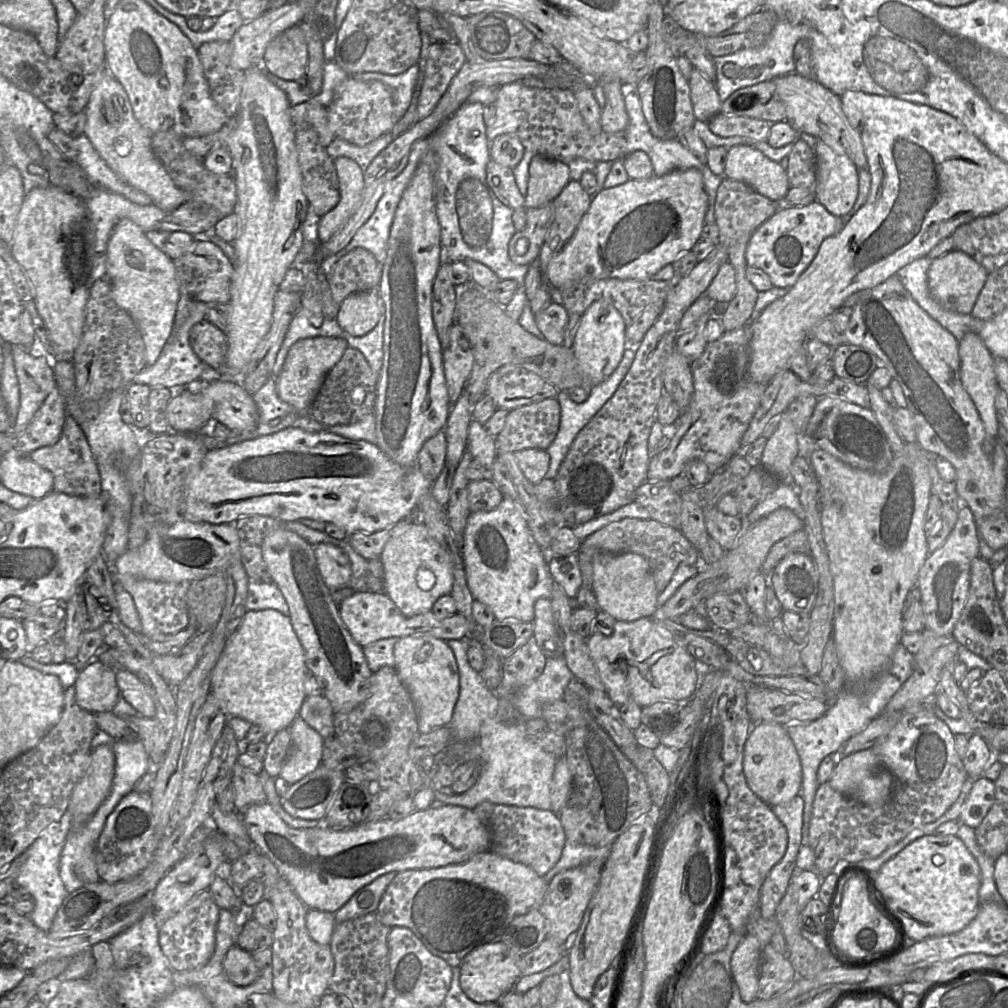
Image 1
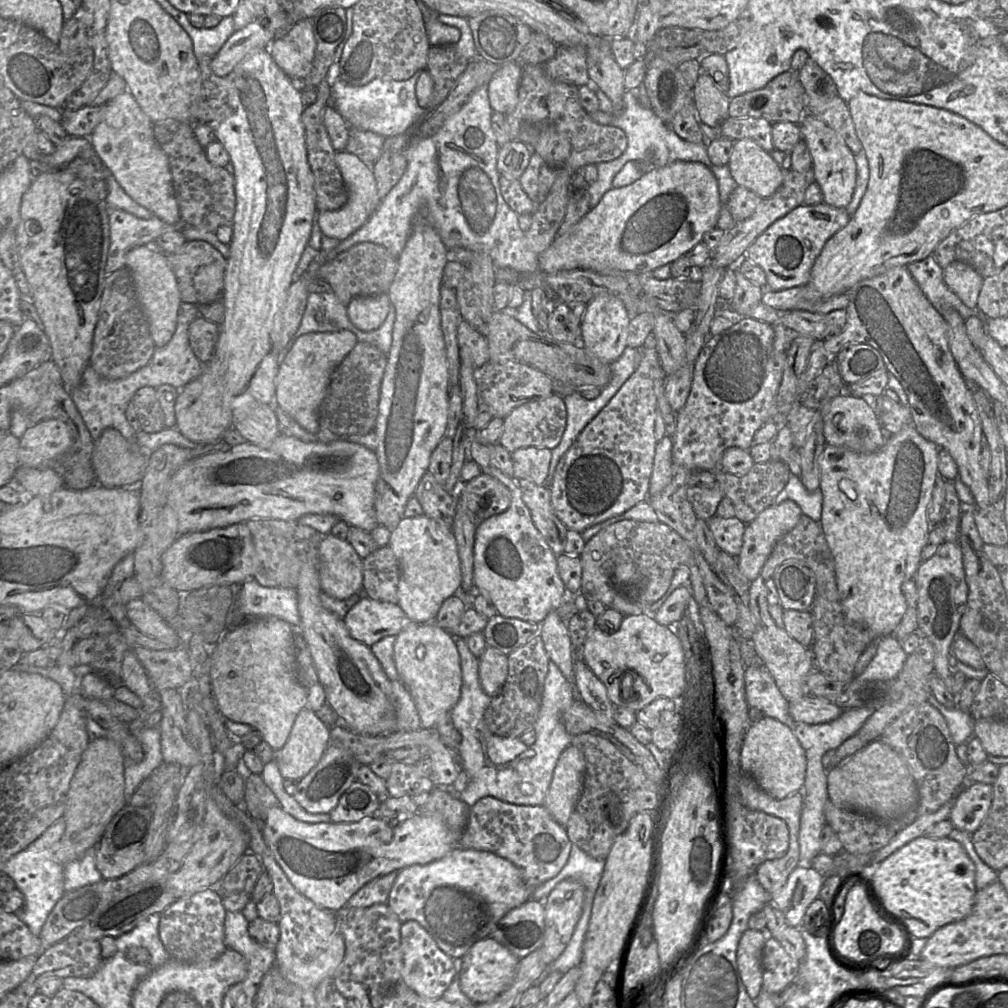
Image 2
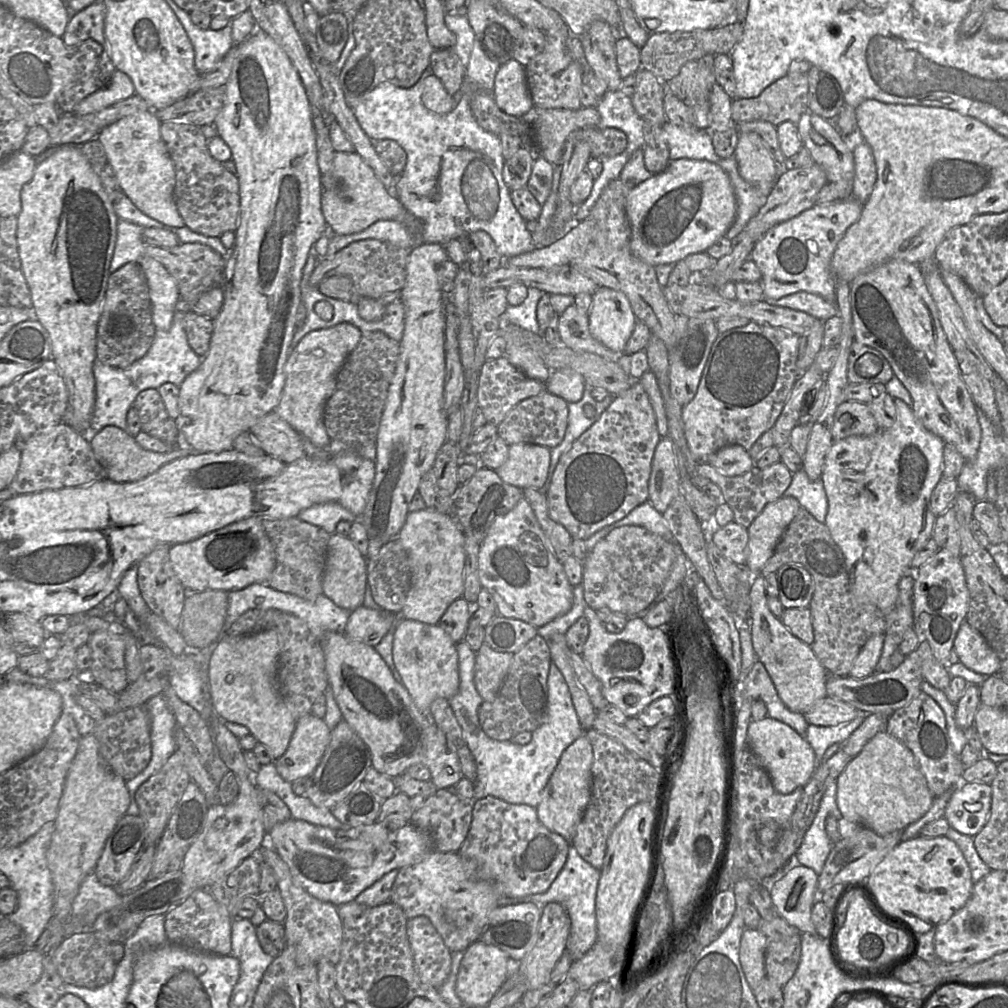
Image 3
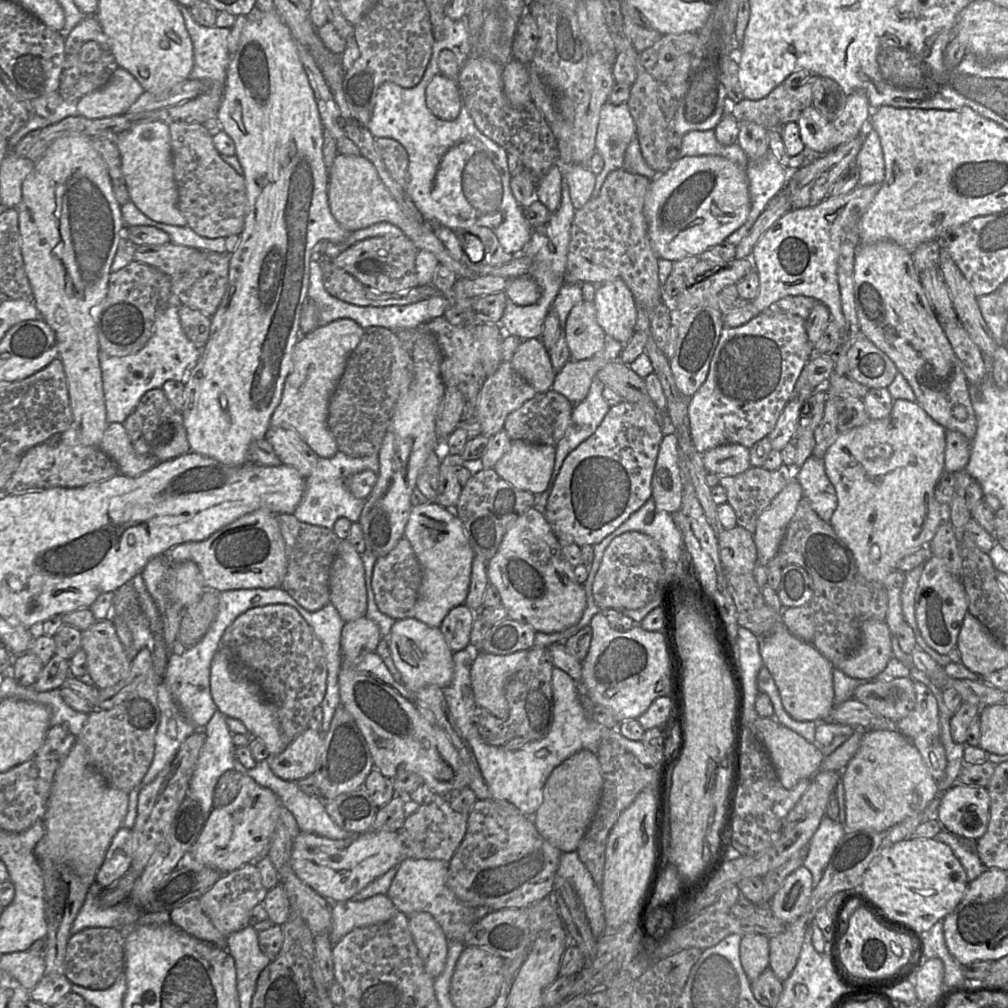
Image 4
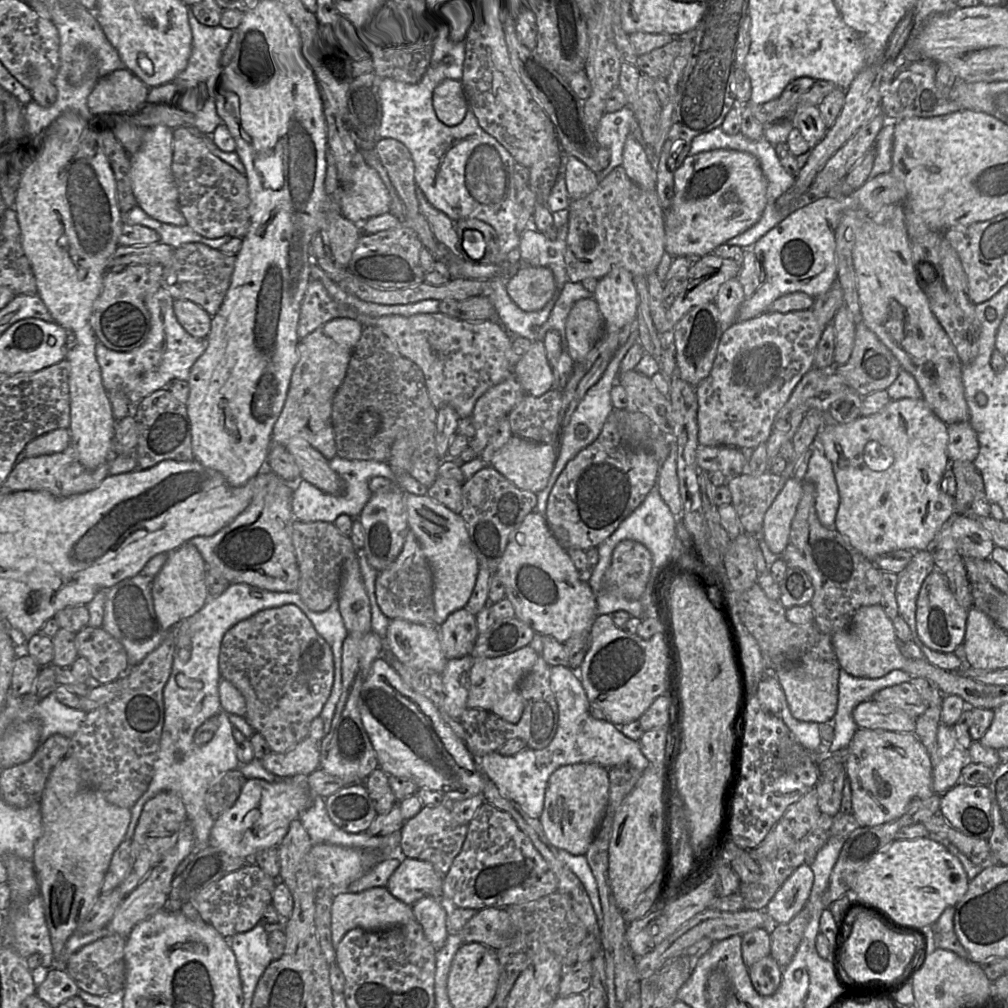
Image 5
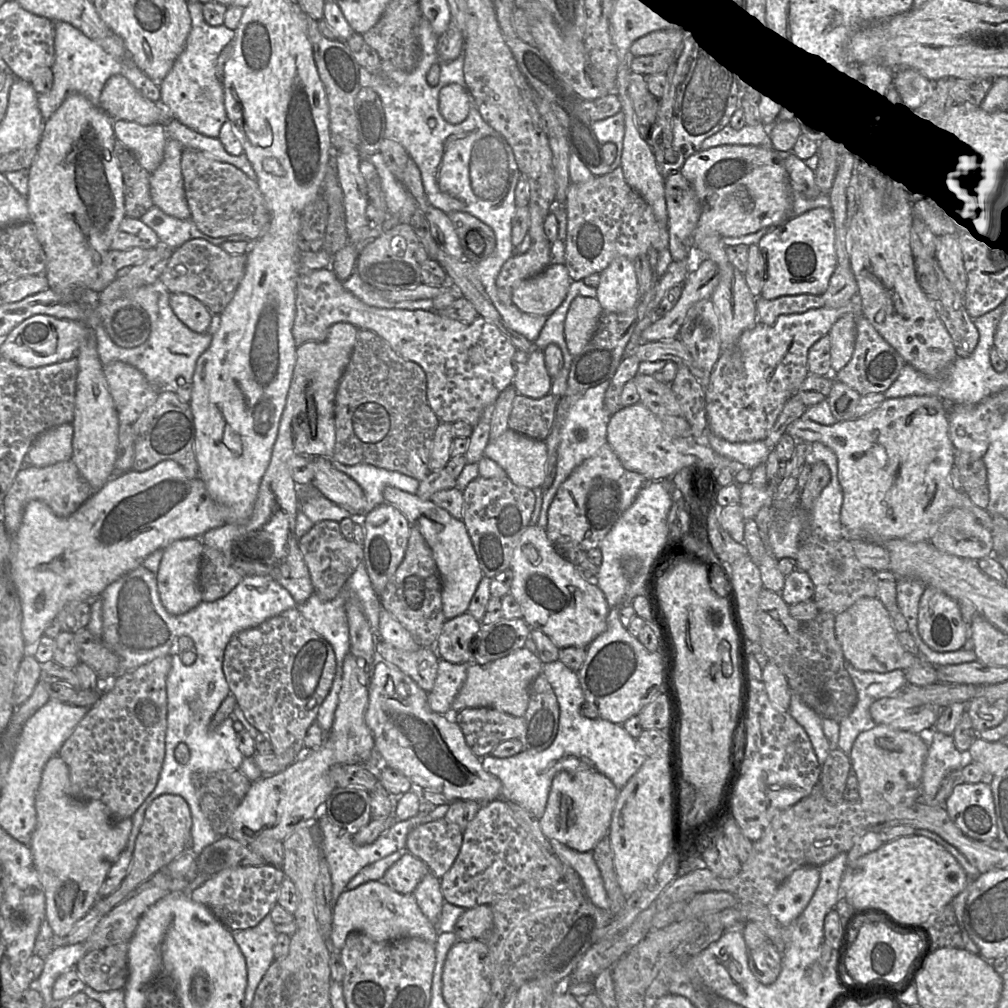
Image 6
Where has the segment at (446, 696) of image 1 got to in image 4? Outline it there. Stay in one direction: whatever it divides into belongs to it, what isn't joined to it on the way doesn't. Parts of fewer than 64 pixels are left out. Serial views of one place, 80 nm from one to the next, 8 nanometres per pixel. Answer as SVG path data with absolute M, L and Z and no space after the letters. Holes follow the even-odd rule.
M416 618L396 620L386 637L393 662L400 672L401 683L411 693L426 685L444 688L453 677L453 652L439 627L431 627Z

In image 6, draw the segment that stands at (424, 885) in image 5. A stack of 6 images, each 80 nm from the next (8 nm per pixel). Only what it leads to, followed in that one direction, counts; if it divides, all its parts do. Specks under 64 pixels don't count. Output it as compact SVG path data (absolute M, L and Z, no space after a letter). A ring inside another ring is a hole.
M404 853L384 874L384 882L400 894L413 894L417 885L429 872L428 866L410 853Z

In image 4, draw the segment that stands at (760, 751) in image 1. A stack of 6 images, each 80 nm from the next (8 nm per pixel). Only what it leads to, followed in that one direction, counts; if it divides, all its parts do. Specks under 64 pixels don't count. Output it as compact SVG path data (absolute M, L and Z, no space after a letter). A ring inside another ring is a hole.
M758 717L754 721L755 733L765 747L781 785L792 789L799 781L811 778L818 770L824 754L813 743L780 724L774 717Z

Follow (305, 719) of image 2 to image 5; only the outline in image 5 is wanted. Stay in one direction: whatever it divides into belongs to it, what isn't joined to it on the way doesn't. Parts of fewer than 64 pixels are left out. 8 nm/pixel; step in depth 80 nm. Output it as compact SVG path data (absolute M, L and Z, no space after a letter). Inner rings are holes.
M309 736L286 753L271 752L261 763L279 779L308 776L320 767L320 742Z

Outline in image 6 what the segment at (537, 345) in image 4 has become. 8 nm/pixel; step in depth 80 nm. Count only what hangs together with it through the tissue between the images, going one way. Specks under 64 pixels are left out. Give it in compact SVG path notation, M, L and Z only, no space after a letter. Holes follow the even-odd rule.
M537 348L529 353L527 361L516 366L512 386L519 395L541 399L551 393L552 378L545 366L544 352Z

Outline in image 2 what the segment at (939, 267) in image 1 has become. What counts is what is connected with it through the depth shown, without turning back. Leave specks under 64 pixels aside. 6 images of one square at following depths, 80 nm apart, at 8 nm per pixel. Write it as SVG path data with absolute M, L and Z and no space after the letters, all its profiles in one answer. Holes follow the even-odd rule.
M954 261L943 269L947 287L971 310L977 308L977 301L984 278L970 265Z

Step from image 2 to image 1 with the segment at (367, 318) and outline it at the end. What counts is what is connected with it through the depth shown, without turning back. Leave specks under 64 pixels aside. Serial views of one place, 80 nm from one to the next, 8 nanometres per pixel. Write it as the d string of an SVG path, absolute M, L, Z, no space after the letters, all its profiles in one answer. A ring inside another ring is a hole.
M378 288L349 295L337 313L340 328L355 337L372 331L380 319L379 296Z

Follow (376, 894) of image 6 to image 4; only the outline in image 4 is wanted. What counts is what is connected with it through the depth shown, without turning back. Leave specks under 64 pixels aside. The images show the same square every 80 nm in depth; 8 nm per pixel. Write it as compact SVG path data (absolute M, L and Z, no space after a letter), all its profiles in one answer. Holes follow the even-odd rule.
M377 894L366 900L350 899L332 903L331 942L338 943L355 928L384 923L397 911L388 895L384 894Z

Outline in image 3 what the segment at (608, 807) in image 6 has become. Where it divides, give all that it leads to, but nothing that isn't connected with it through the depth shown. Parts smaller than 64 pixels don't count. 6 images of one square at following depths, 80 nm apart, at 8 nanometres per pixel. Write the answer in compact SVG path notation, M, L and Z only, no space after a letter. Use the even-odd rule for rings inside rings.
M584 734L562 753L536 808L539 821L570 844L591 798L592 763L592 746Z

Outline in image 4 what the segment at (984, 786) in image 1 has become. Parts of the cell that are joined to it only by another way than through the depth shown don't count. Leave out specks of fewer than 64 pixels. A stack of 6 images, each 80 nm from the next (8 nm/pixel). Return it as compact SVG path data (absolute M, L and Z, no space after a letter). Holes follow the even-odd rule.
M956 782L941 797L937 819L960 838L978 840L987 831L990 795L987 787Z

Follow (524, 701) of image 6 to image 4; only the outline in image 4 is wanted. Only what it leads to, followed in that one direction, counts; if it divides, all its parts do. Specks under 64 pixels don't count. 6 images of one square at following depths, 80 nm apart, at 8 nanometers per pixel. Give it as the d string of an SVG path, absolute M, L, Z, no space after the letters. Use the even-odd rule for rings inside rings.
M520 650L508 655L496 655L478 651L471 667L471 683L477 706L501 719L509 716L505 686L518 671L527 653L527 650Z

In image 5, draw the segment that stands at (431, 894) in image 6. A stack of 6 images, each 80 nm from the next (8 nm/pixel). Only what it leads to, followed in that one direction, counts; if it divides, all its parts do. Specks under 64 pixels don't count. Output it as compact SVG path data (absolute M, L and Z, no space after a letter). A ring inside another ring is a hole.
M423 897L412 908L414 918L421 925L427 940L436 950L441 949L448 936L444 907L433 897Z

